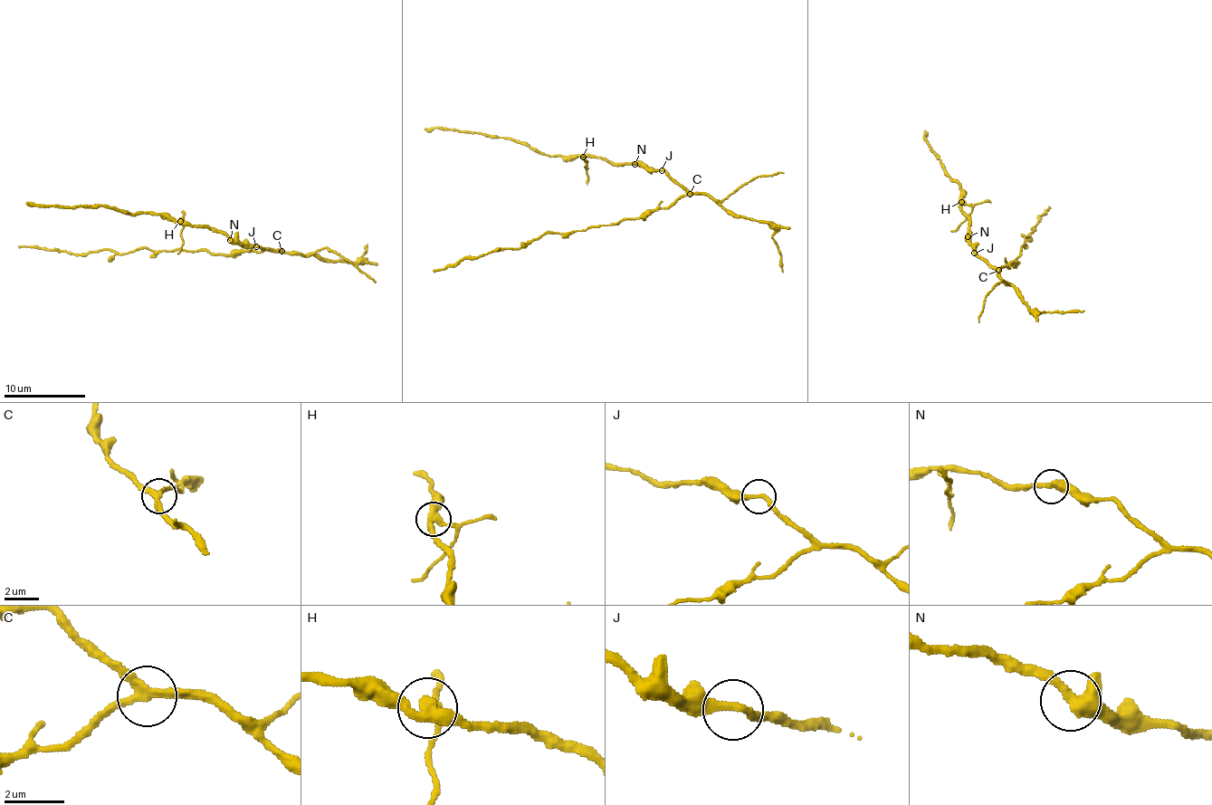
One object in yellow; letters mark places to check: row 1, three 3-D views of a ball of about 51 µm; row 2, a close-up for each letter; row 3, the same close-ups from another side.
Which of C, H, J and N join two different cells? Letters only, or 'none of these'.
C, H

